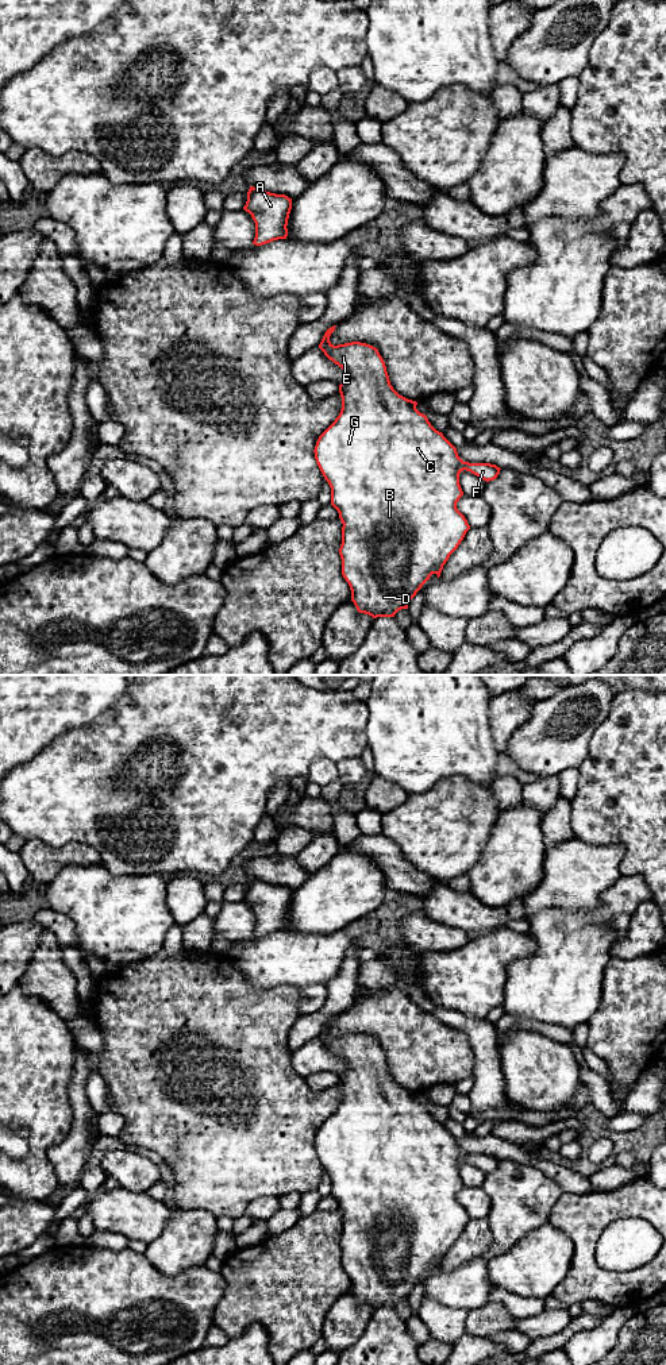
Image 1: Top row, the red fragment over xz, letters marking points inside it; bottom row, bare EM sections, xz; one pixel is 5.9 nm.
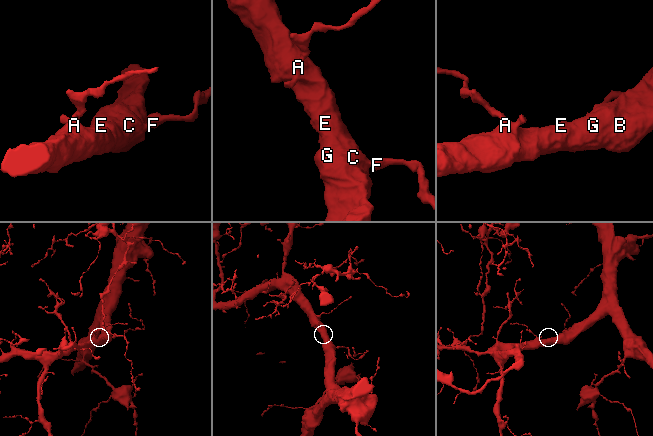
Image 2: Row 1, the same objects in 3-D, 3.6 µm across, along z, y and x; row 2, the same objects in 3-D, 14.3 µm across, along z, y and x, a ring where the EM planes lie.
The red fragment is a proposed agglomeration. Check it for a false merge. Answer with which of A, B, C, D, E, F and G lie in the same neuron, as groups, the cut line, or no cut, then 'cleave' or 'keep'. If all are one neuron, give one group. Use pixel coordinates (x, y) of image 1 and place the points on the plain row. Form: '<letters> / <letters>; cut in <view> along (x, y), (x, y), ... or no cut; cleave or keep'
A B C D E F G; no cut; keep

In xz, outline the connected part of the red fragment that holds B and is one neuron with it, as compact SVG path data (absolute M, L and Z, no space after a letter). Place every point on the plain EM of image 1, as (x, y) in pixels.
M335 1018L326 1022L319 1040L344 1064L339 1076L342 1100L319 1127L313 1141L315 1150L331 1179L331 1196L338 1202L343 1215L339 1246L342 1266L351 1281L351 1292L359 1304L373 1310L394 1308L399 1302L408 1300L411 1291L432 1265L440 1268L450 1246L470 1221L467 1211L457 1200L457 1194L463 1187L459 1165L466 1161L489 1173L497 1169L501 1160L490 1154L463 1153L457 1140L416 1100L417 1094L393 1080L378 1041L361 1033L334 1037L330 1027Z

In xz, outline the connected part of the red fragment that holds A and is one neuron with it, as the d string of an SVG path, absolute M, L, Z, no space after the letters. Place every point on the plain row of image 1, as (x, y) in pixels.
M250 878L243 901L251 906L255 914L253 936L262 937L273 932L286 930L292 890Z

